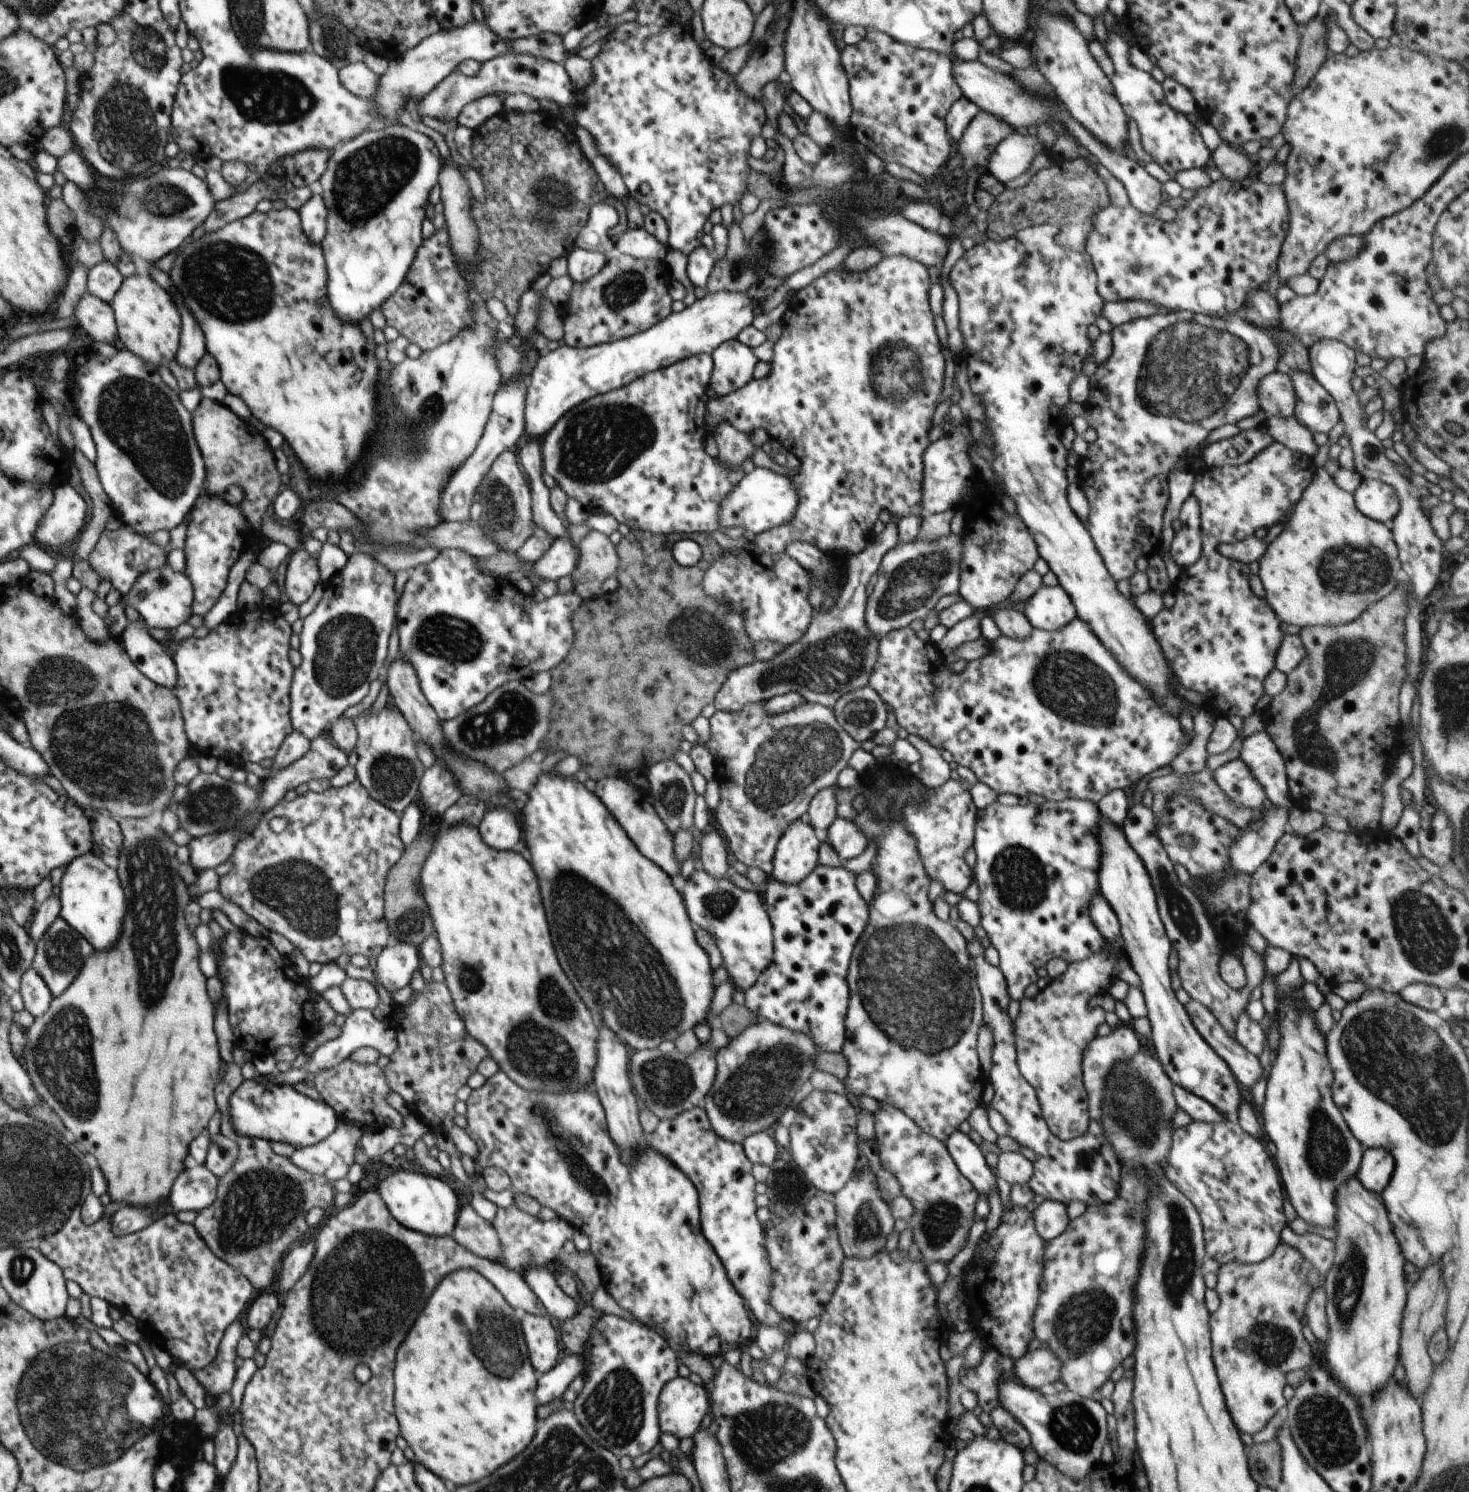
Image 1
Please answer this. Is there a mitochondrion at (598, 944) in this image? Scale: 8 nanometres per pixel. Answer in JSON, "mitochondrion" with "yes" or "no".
{"mitochondrion":"yes"}

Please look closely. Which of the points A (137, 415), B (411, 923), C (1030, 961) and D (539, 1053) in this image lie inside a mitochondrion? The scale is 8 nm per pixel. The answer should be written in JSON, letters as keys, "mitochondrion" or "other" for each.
{"A":"mitochondrion","B":"mitochondrion","C":"other","D":"mitochondrion"}

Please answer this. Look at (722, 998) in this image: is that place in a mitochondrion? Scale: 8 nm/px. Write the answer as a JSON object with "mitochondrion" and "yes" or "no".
{"mitochondrion":"no"}

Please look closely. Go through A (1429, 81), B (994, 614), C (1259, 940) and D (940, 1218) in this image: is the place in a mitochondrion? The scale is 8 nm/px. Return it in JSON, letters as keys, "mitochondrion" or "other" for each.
{"A":"other","B":"other","C":"other","D":"mitochondrion"}

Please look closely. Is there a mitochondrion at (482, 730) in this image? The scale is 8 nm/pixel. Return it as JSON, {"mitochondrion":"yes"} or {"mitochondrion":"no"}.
{"mitochondrion":"yes"}

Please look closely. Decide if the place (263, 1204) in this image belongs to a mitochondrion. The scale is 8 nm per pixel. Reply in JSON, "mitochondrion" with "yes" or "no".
{"mitochondrion":"yes"}

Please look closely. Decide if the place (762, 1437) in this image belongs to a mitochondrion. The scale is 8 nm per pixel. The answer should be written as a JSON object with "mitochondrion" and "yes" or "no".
{"mitochondrion":"yes"}

